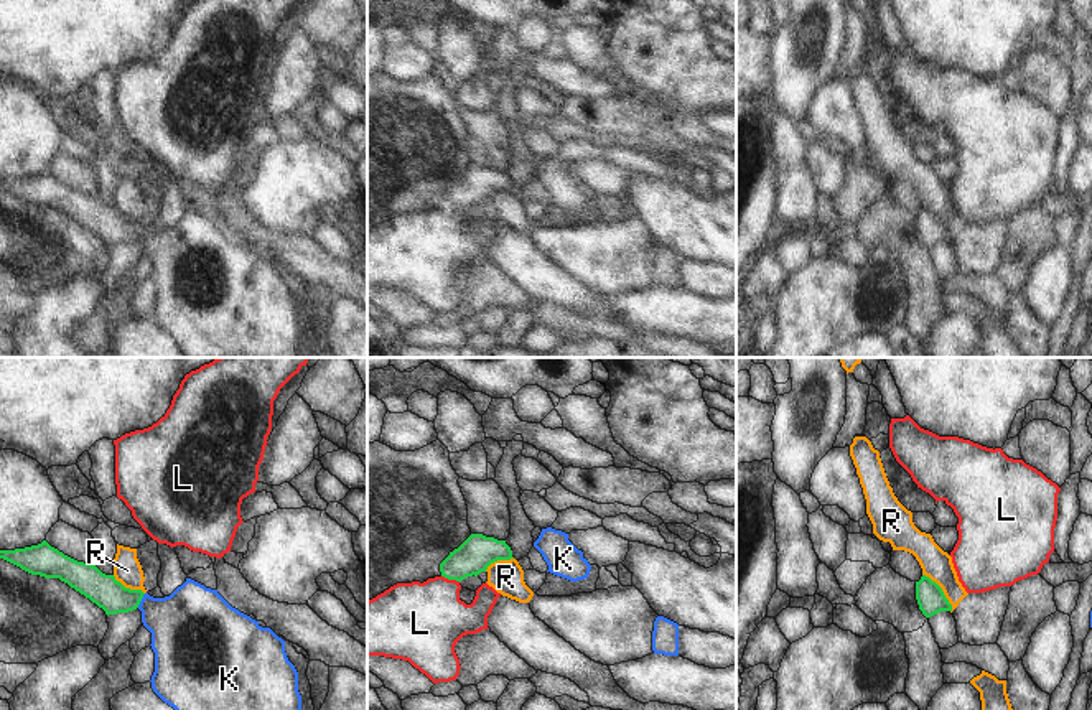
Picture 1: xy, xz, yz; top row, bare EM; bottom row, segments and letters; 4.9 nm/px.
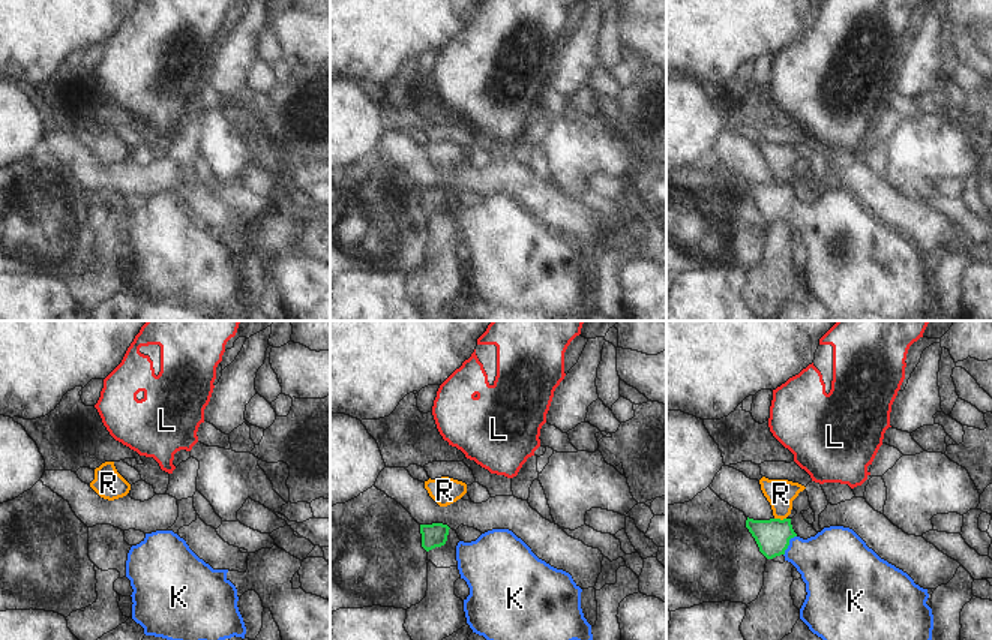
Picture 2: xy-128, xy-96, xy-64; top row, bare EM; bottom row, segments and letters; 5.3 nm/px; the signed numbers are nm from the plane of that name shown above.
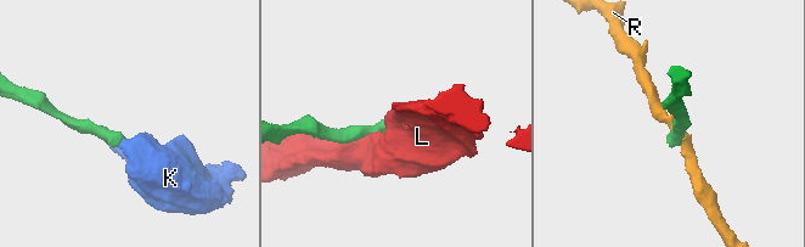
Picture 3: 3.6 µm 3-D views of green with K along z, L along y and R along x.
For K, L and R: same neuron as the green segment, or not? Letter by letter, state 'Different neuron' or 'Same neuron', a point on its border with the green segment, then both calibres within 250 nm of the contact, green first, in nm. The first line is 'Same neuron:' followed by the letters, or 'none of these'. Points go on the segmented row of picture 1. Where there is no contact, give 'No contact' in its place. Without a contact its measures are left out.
Same neuron: K
K: Same neuron. Touches green at xy (140, 600). Thickness 160 nm (green) against 320 nm
L: Different neuron. Touches green at xz (450, 579). Thickness 170 nm (green) against 380 nm
R: Different neuron. Touches green at yz (942, 592). Thickness 140 nm (green) against 150 nm

